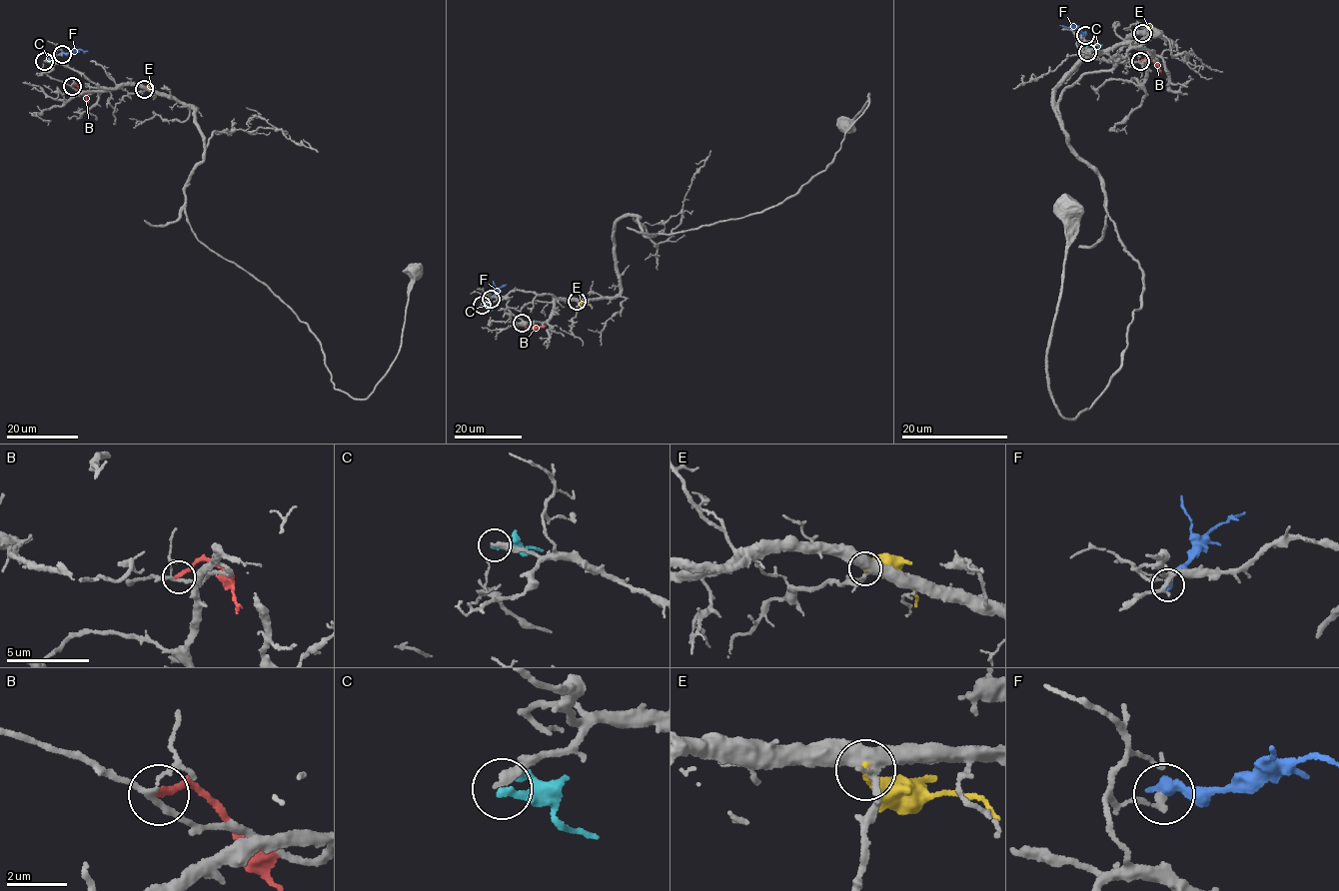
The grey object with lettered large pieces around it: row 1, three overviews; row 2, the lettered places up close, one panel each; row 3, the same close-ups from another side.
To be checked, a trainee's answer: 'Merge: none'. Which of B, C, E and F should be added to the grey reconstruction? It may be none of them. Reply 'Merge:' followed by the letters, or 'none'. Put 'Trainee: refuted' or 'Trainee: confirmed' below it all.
Merge: none
Trainee: confirmed

